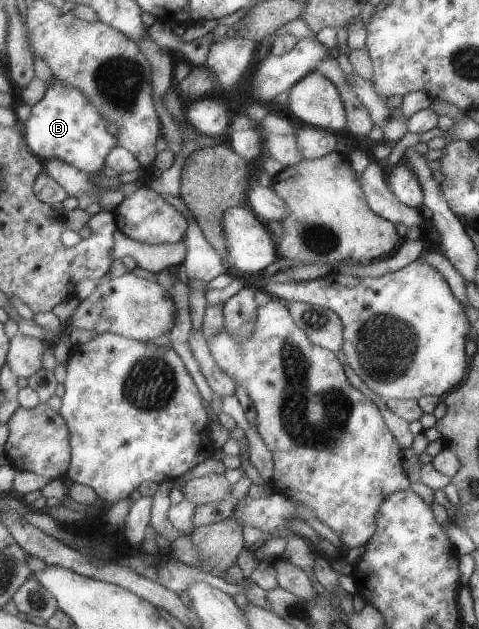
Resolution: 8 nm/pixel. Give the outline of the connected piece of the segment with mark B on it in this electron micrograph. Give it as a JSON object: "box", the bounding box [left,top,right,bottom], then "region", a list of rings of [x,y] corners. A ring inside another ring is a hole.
{"box":[22,79,118,175],"region":[[[53,79],[22,123],[27,148],[42,162],[57,159],[88,175],[102,173],[105,155],[118,146],[110,125],[79,89]]]}

